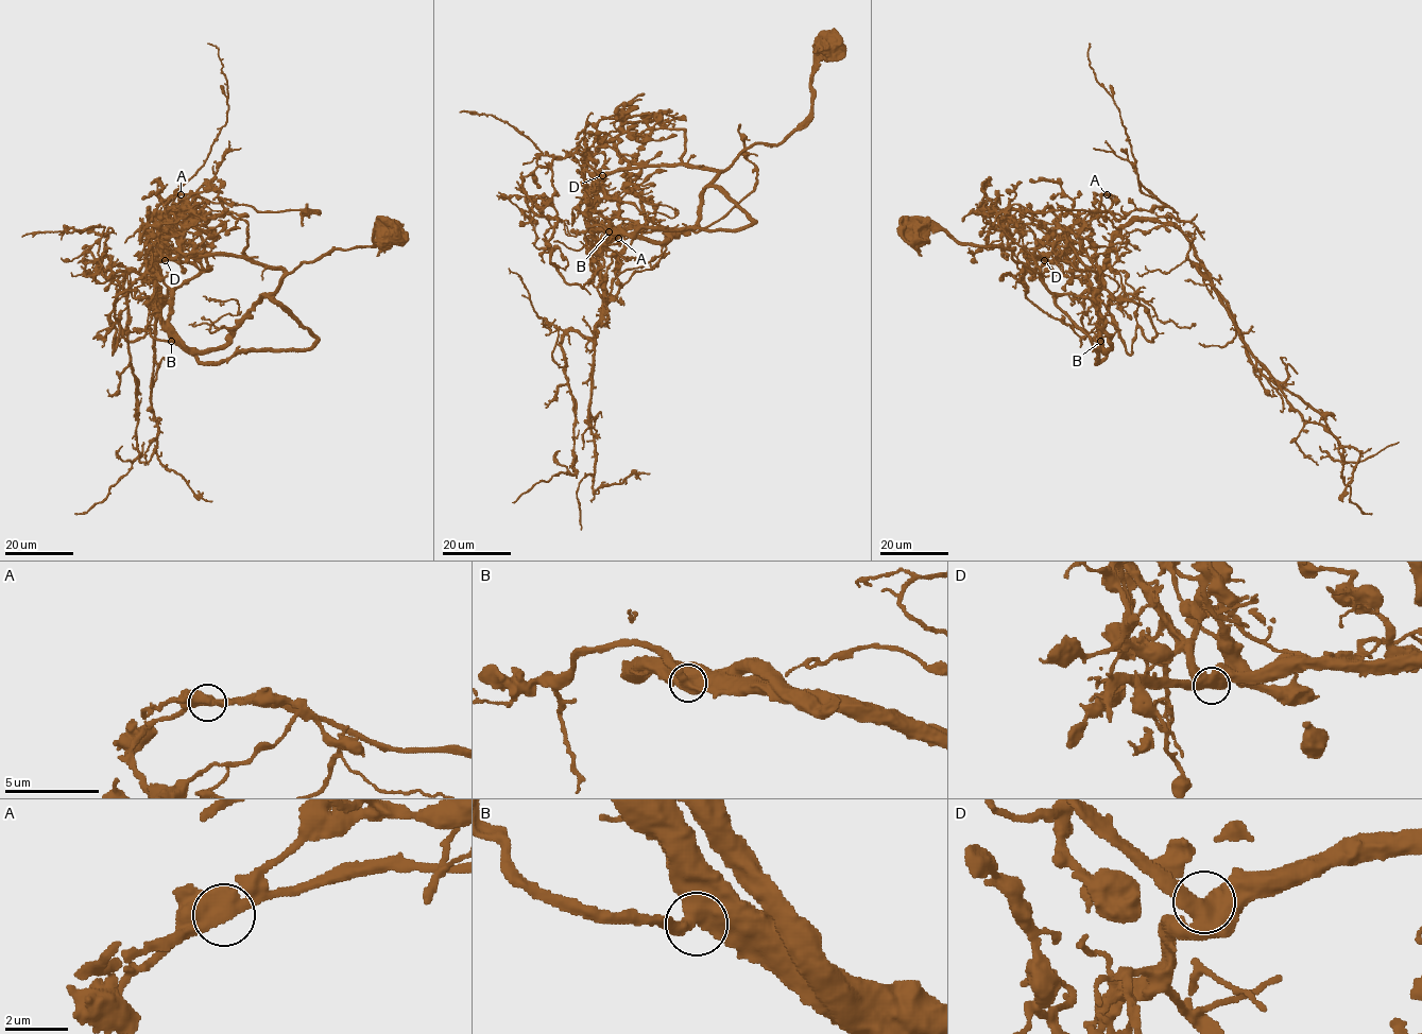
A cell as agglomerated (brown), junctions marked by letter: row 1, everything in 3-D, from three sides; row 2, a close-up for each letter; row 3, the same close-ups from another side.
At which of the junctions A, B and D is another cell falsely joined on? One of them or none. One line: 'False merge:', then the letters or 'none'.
False merge: A

